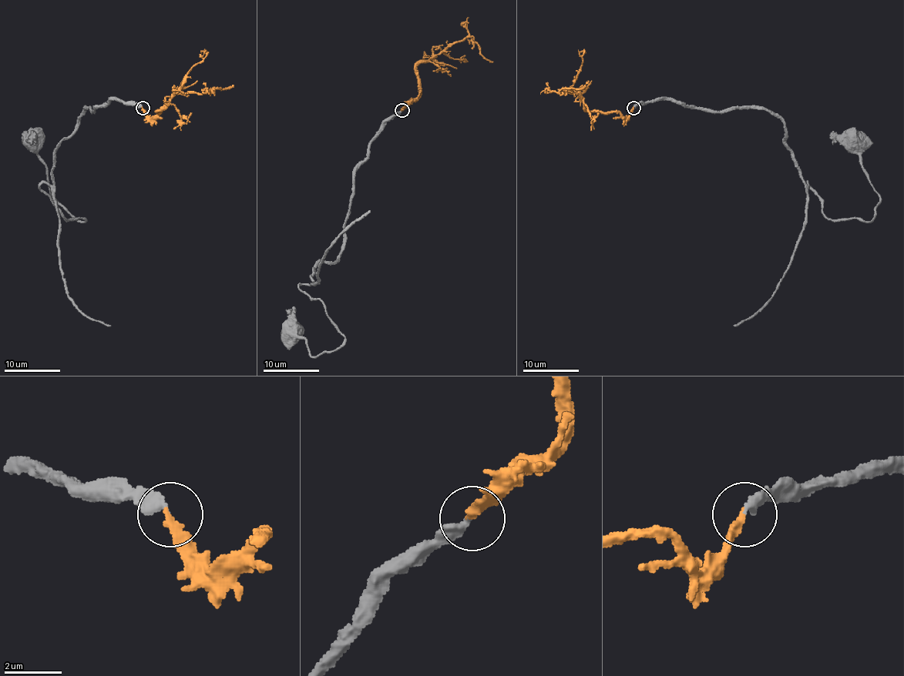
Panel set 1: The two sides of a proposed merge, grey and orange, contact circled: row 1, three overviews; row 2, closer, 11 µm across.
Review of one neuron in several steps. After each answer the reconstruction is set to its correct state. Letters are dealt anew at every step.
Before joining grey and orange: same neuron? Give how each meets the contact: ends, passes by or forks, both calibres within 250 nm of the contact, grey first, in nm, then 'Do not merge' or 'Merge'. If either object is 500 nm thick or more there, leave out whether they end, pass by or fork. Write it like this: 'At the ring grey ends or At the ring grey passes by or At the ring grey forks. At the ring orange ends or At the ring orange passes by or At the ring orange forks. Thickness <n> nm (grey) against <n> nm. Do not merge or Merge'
At the ring grey ends. At the ring orange ends. Thickness 300 nm (grey) against 320 nm. Merge

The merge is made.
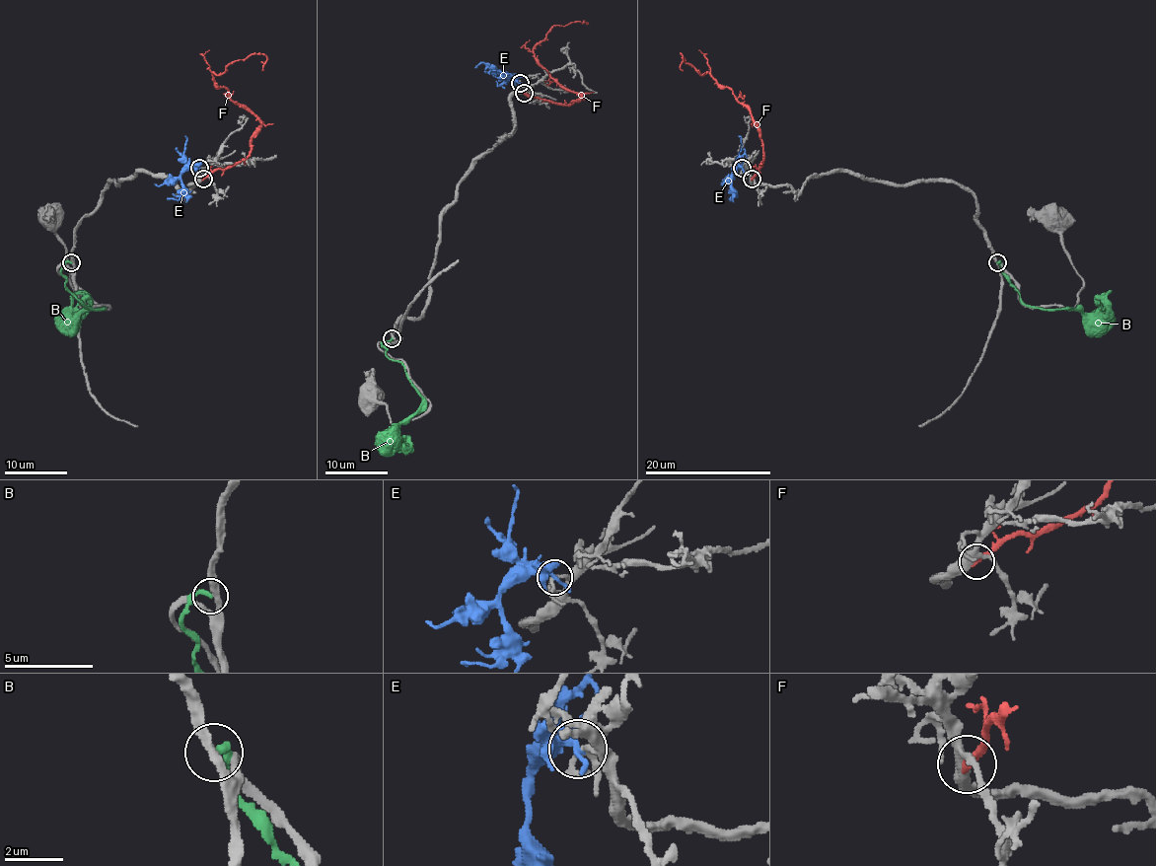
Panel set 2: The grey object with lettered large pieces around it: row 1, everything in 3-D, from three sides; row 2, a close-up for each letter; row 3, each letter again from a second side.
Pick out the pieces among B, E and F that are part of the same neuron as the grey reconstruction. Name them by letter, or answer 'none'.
none

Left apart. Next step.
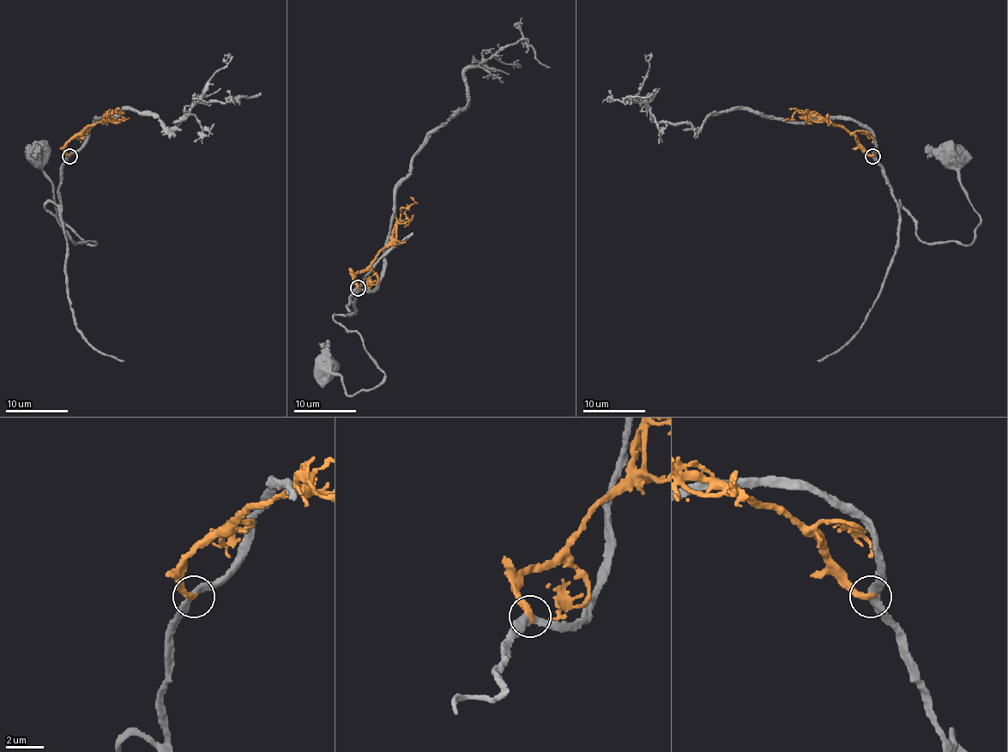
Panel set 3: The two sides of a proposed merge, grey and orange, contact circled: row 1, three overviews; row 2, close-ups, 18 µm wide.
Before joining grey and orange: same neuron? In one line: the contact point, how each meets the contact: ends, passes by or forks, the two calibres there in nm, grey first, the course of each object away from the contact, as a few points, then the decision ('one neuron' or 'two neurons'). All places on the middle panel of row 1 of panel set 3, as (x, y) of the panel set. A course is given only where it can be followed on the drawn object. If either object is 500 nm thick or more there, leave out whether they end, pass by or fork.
(358, 287) | grey passes by | orange ends | 340/360 nm | grey via (358, 288), (350, 296), (348, 315), (333, 317), (362, 338), (384, 380), (348, 395), (341, 376), (326, 369) | orange via (358, 288), (354, 275), (375, 258), (390, 240), (400, 213), (413, 202), (410, 196) | two neurons

